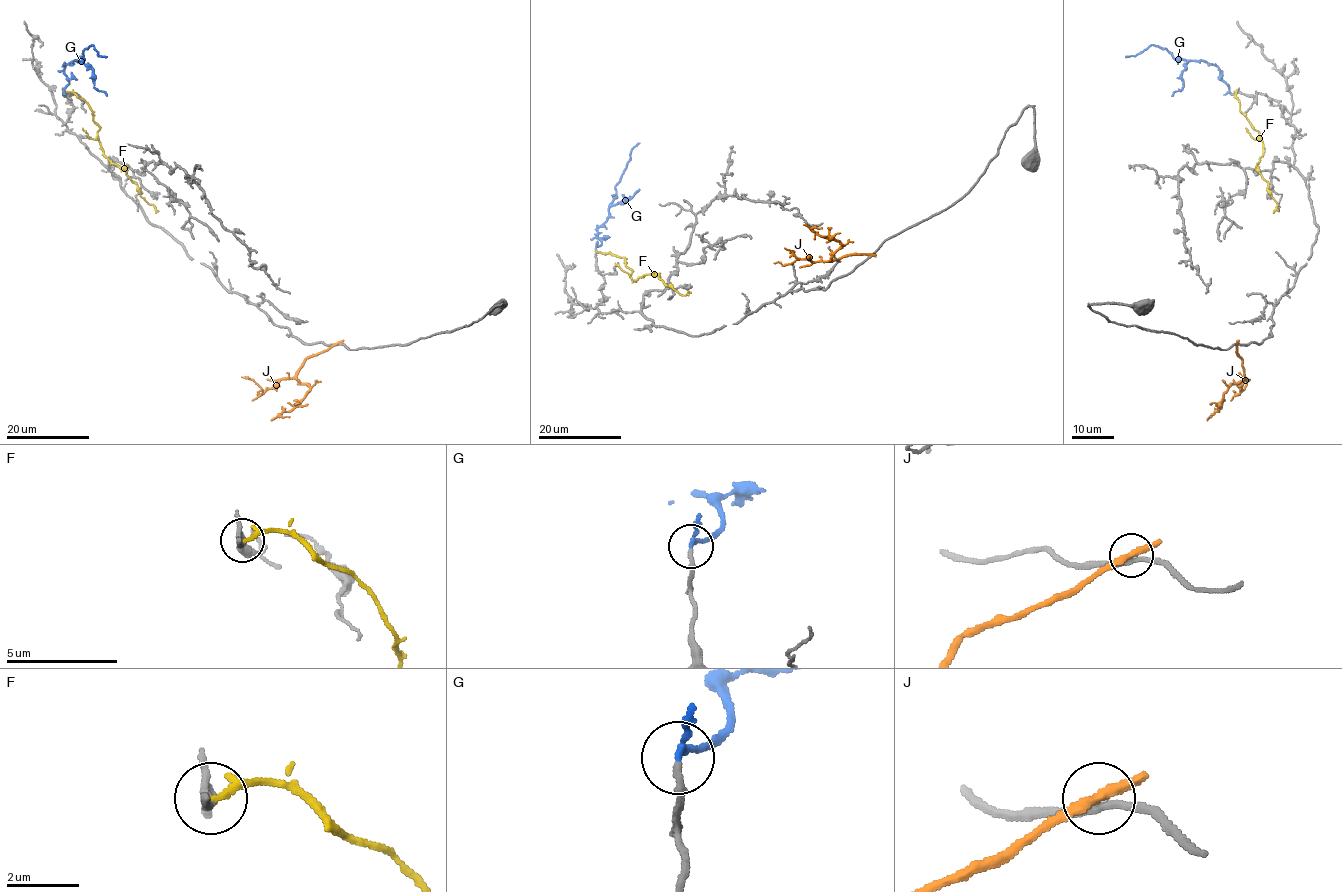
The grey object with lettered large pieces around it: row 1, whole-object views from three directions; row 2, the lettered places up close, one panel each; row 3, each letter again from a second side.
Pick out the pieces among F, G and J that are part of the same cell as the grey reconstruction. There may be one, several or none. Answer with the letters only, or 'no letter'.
G

